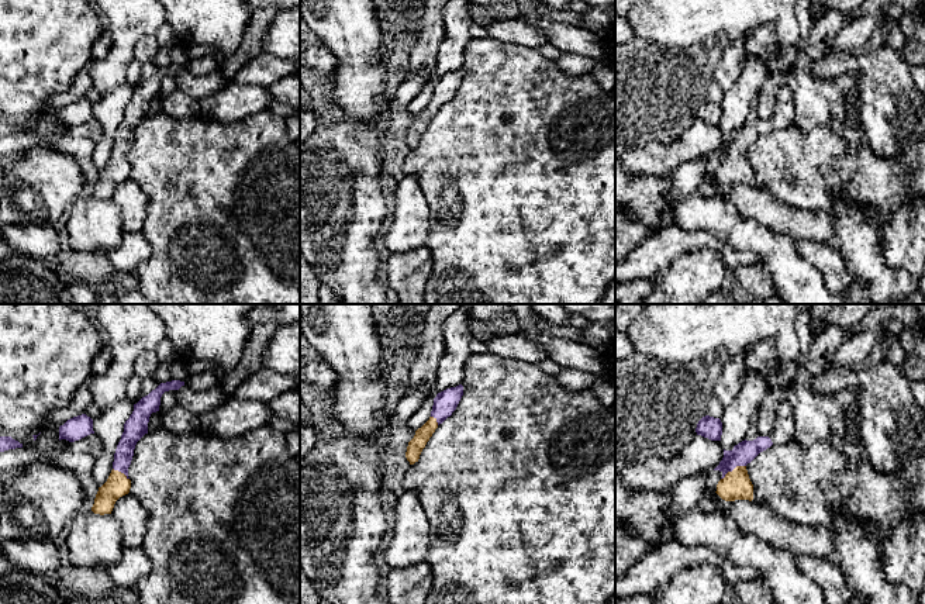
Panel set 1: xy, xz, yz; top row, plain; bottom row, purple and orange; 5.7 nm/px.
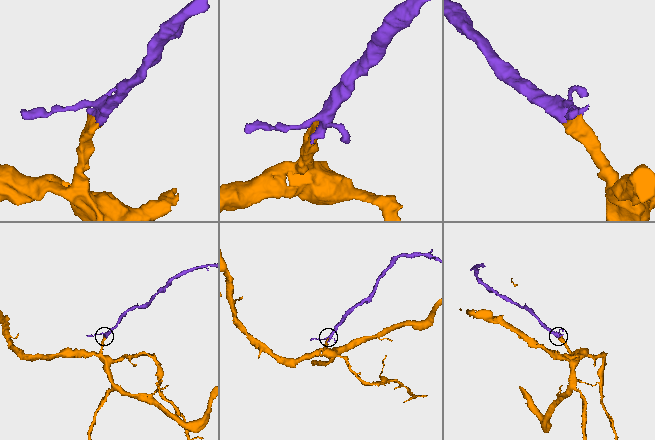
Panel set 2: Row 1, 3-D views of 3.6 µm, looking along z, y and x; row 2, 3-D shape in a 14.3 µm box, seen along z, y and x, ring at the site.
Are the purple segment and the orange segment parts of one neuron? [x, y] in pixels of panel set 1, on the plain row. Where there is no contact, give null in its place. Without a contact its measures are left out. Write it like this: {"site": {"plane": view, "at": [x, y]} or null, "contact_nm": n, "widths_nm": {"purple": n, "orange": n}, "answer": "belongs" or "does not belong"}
{"site": {"plane": "yz", "at": [732, 154]}, "contact_nm": 170, "widths_nm": {"purple": 130, "orange": 160}, "answer": "belongs"}

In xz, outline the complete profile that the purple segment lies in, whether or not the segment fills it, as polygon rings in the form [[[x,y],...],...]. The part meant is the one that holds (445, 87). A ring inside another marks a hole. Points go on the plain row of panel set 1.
[[[463,70],[446,73],[436,79],[429,104],[415,115],[414,122],[408,127],[405,142],[410,149],[418,146],[422,134],[435,117],[439,108],[442,108],[456,94],[463,80]]]

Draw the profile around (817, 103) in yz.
[[[788,69],[783,72],[783,83],[794,93],[794,124],[800,130],[808,132],[829,125],[835,134],[845,139],[850,153],[859,149],[862,141],[866,138],[866,128],[863,120],[856,128],[848,125],[849,108],[843,103],[846,93],[859,89],[856,72],[849,72],[831,80],[819,80],[810,72]]]

